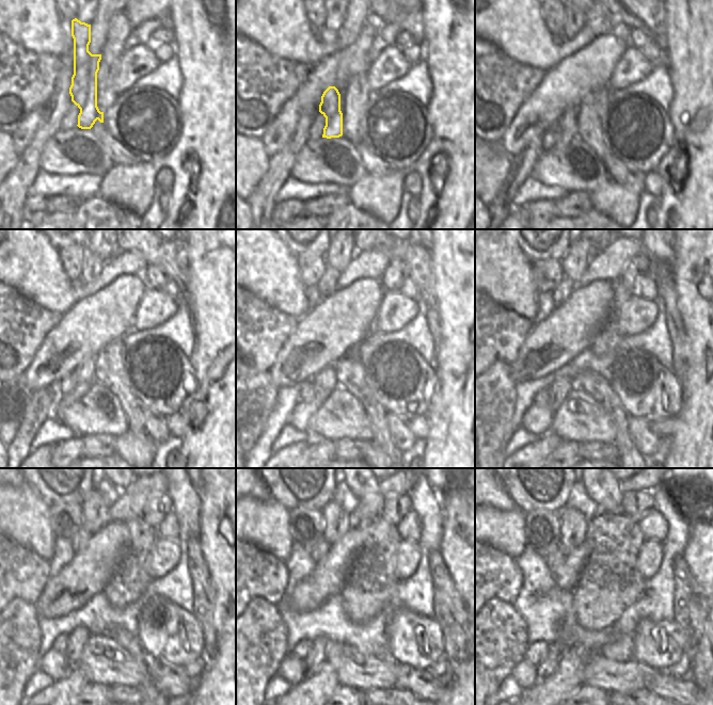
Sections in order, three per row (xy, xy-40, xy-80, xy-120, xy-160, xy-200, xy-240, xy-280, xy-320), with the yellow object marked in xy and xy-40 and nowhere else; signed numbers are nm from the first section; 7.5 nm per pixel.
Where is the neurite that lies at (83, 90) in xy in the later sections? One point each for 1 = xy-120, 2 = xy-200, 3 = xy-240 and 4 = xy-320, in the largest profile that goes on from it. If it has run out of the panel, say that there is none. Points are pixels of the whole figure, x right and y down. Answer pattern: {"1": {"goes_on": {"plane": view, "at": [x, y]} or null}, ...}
{"1": {"goes_on": {"plane": "xy-120", "at": [85, 378]}}, "2": {"goes_on": {"plane": "xy-200", "at": [559, 389]}}, "3": {"goes_on": {"plane": "xy-240", "at": [78, 637]}}, "4": {"goes_on": {"plane": "xy-320", "at": [550, 665]}}}

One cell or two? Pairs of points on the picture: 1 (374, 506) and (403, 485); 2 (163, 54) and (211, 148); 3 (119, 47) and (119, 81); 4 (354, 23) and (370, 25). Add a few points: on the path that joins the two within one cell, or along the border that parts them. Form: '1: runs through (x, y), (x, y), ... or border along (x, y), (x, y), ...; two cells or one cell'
1: runs through (379, 497), (391, 485), (395, 485); one cell
2: border along (173, 42), (176, 48), (176, 55); two cells
3: border along (126, 49), (112, 64), (112, 69), (105, 79); two cells
4: border along (369, 15), (358, 37), (350, 46); two cells

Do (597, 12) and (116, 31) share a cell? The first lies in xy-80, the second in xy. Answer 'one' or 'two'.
two

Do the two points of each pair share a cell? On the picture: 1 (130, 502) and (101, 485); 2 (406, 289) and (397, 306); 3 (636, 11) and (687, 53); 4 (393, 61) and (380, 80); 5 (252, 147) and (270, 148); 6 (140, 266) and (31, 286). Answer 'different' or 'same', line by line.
1: different
2: different
3: different
4: same
5: different
6: same

